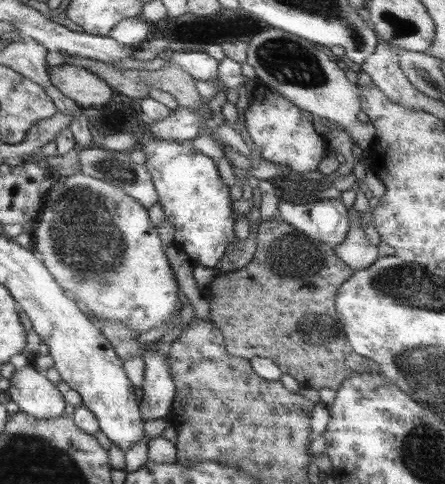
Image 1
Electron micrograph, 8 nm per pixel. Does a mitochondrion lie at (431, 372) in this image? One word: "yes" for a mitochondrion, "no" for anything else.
yes

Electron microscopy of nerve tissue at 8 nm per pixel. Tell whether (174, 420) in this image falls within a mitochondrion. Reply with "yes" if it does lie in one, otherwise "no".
no

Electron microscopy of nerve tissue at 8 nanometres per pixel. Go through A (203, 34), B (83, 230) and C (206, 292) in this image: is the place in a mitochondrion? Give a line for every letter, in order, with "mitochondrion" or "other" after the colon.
A: other
B: mitochondrion
C: other

